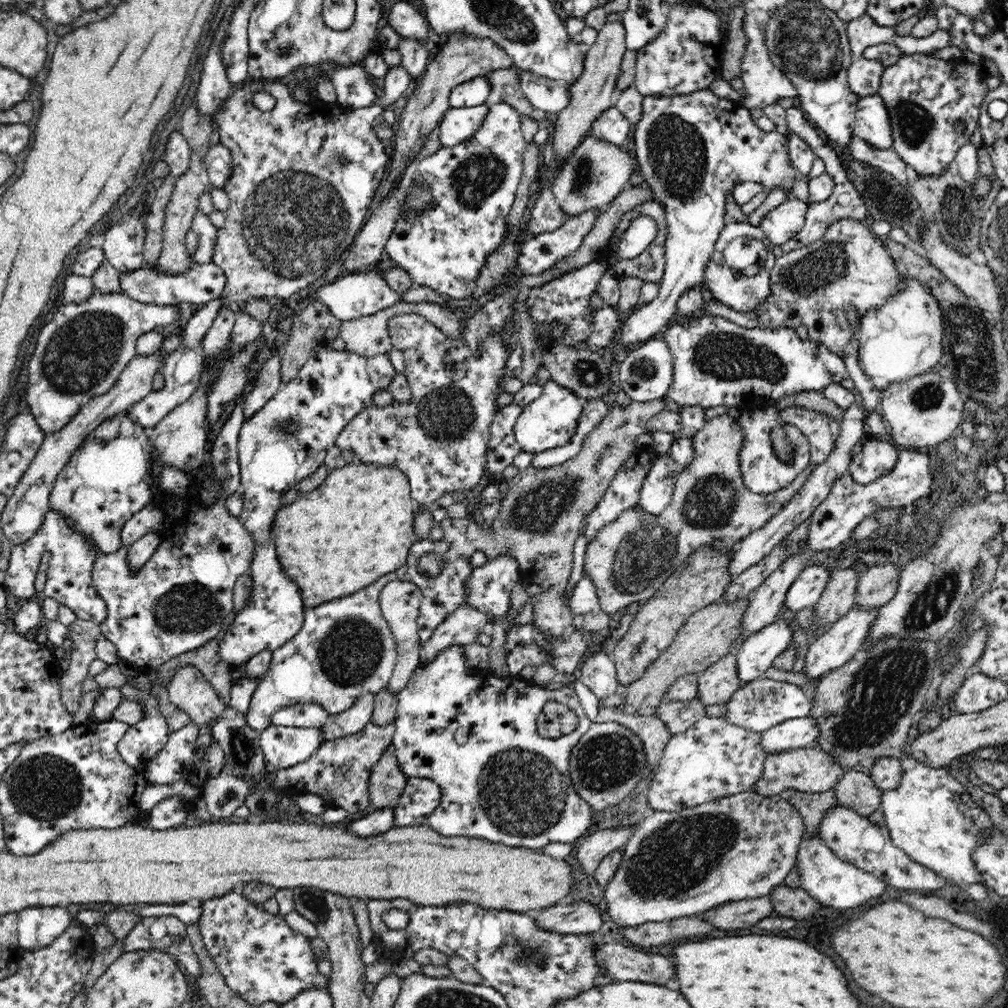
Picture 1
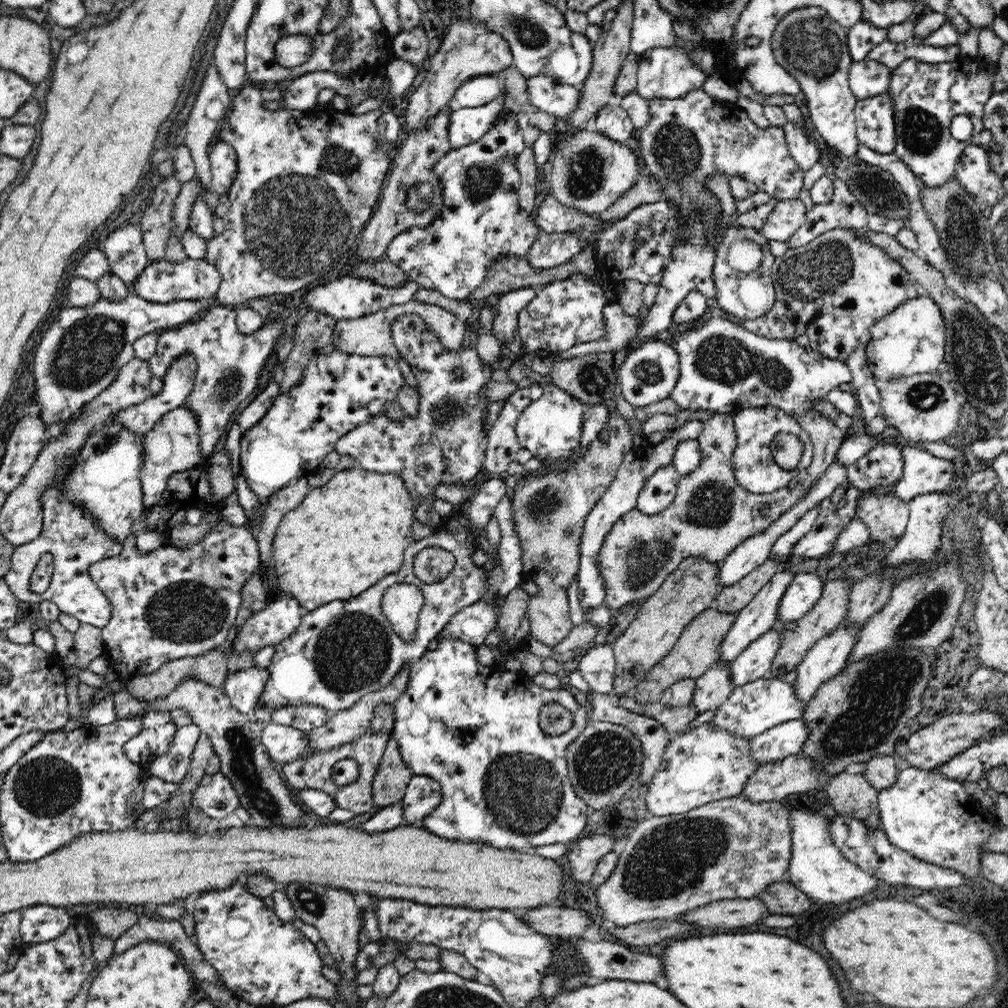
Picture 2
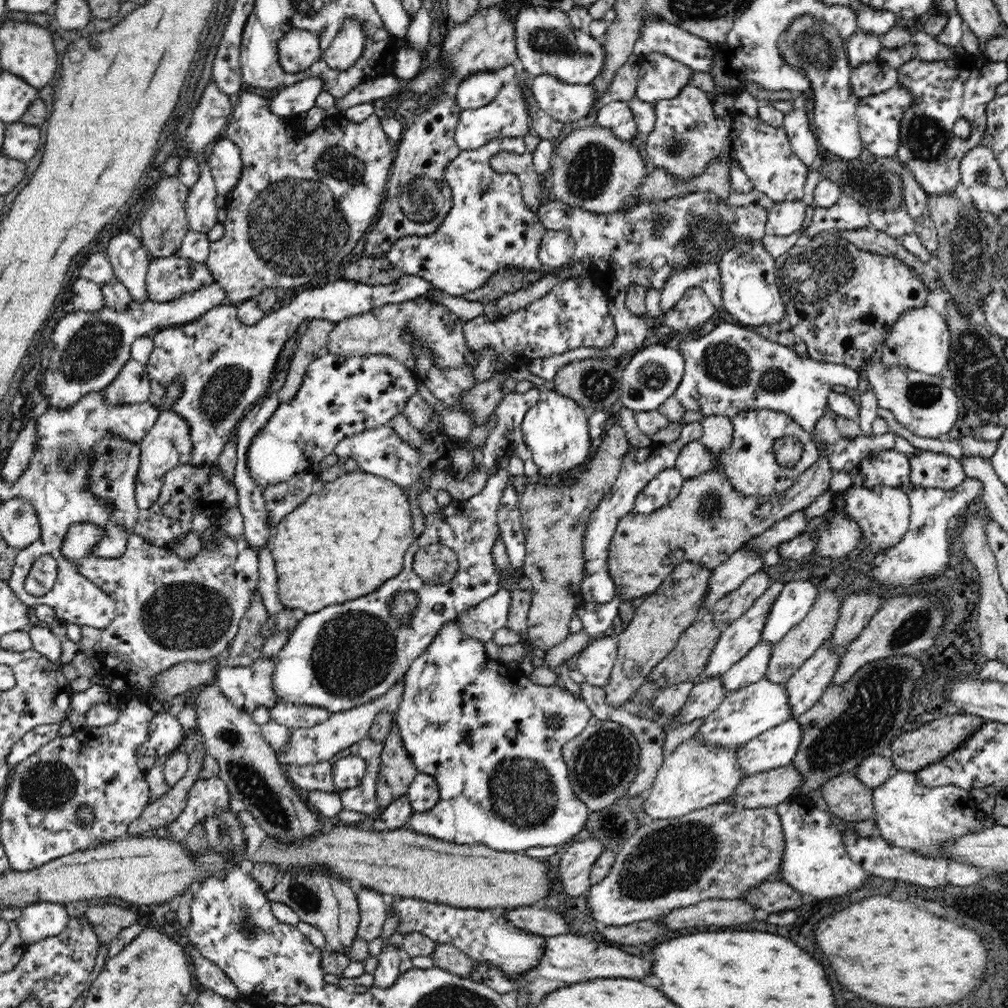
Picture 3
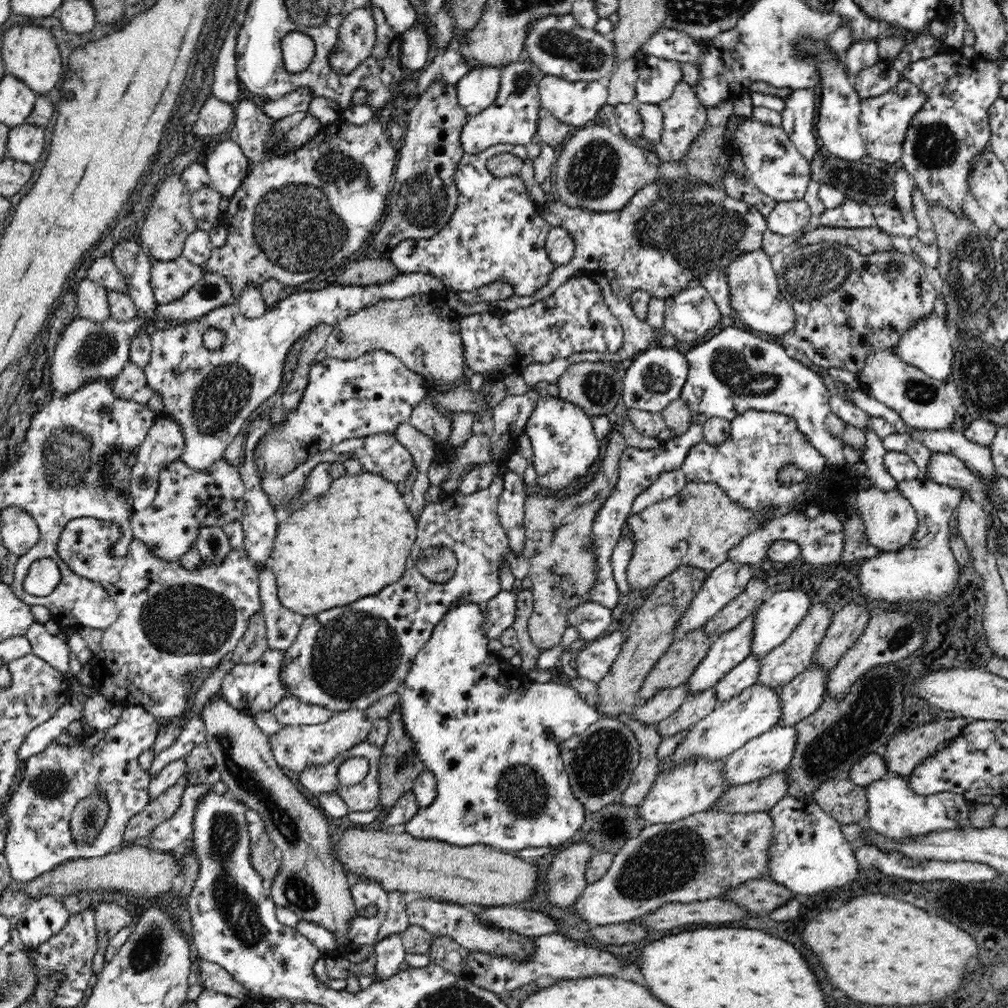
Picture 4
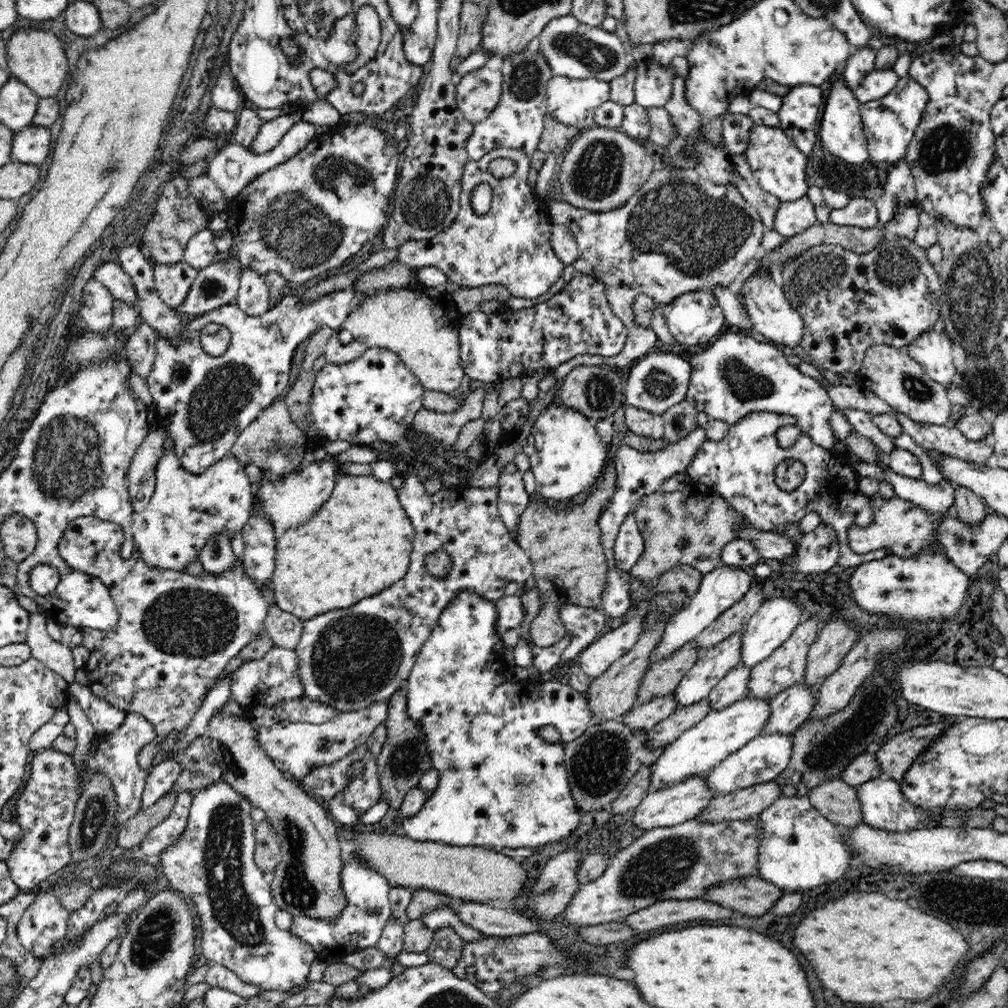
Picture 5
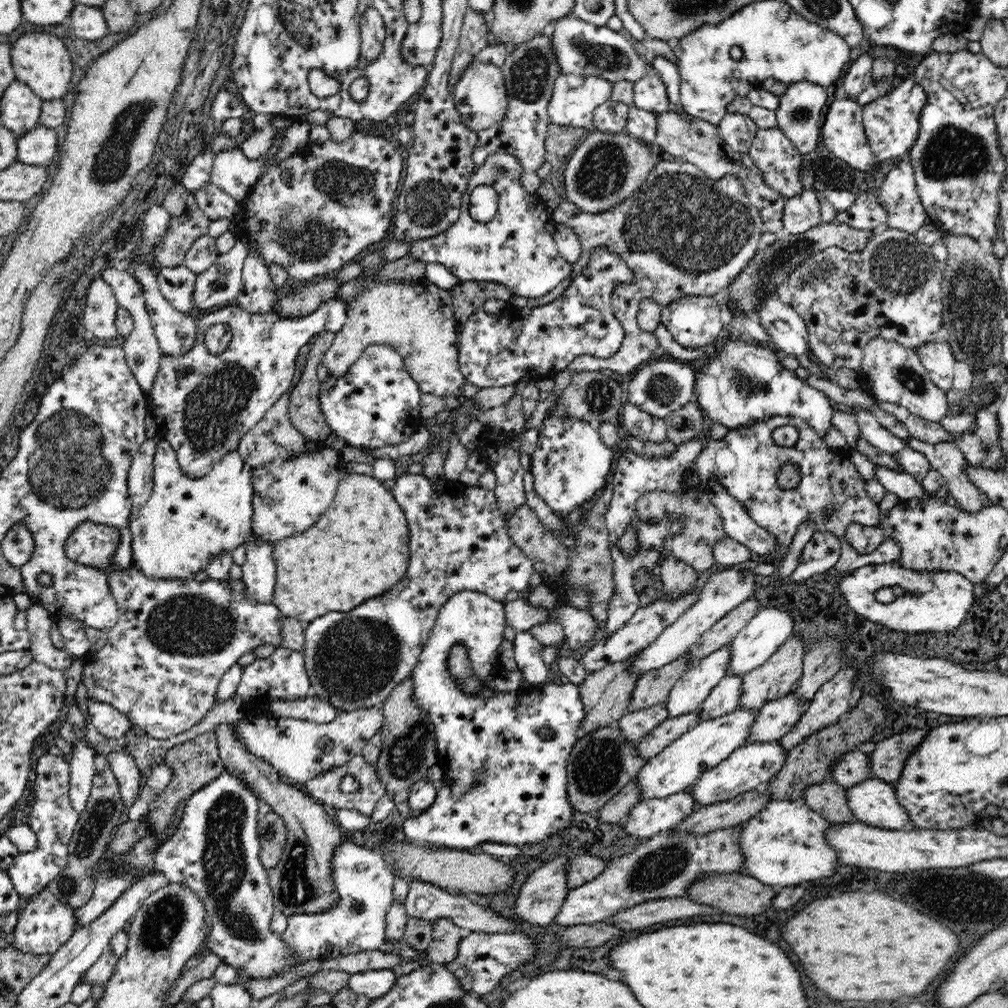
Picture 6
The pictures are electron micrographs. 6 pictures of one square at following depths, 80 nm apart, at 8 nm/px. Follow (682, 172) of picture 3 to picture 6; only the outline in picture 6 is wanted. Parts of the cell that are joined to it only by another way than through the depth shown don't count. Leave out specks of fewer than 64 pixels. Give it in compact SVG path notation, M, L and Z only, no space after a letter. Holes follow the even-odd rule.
M758 129L749 153L768 186L787 200L804 191L800 183L802 154L780 129Z

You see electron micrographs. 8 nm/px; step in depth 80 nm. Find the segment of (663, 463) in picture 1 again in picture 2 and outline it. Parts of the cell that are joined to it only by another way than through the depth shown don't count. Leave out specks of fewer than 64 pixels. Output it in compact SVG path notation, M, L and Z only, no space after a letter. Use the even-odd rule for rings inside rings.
M673 463L657 468L641 488L635 508L647 516L662 512L672 504L682 477Z

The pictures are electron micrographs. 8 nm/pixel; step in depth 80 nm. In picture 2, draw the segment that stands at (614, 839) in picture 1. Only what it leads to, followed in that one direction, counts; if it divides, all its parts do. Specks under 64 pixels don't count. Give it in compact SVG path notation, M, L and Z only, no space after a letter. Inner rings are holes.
M610 836L580 839L566 855L568 872L574 878L574 882L580 882L580 884L590 882L600 858L608 854L612 846L614 846L614 840Z

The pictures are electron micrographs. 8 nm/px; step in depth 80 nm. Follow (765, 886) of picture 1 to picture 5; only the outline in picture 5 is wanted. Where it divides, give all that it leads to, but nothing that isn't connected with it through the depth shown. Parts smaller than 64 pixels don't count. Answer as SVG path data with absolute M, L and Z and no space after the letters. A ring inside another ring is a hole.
M750 817L746 820L722 821L719 823L698 823L696 819L687 820L673 827L653 828L644 831L640 837L626 849L611 858L610 866L602 876L578 887L578 890L564 910L564 919L572 925L589 926L604 922L619 921L658 902L668 900L700 899L706 888L740 876L756 876L758 862L758 819Z

